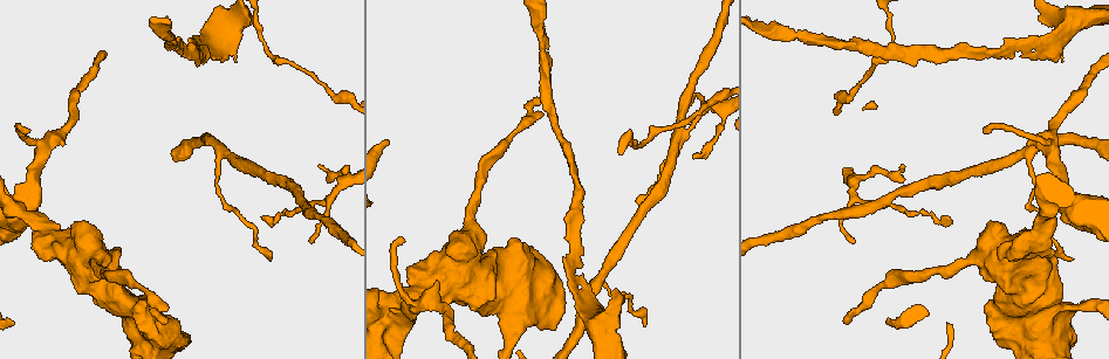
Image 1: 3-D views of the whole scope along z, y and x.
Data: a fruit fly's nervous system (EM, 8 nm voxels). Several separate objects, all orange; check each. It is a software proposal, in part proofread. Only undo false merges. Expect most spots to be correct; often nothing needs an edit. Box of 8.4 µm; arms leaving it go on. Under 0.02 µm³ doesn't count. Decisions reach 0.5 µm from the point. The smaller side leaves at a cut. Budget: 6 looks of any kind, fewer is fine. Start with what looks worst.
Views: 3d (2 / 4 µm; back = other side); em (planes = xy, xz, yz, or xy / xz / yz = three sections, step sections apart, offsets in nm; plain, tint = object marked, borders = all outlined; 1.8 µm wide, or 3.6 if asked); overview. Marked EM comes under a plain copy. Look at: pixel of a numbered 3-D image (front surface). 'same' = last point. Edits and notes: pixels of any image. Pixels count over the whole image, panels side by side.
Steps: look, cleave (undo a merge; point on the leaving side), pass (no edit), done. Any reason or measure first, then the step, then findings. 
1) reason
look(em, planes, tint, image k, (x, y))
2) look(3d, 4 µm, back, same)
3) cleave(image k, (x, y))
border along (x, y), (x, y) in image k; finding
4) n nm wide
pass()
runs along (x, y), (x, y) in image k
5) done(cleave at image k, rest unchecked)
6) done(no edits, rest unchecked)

narrows sharply
look(3d, 2 µm, back, image 1, (876, 205))

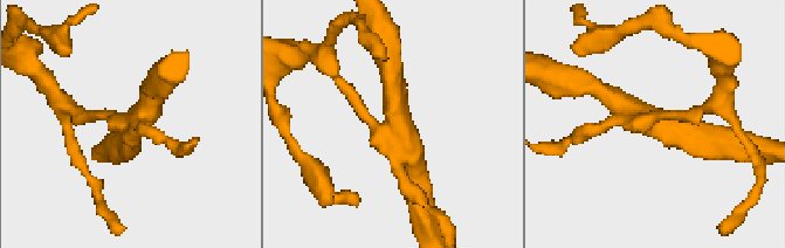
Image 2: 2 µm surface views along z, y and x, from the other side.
look(em, planes, tint, image 2, (650, 122))

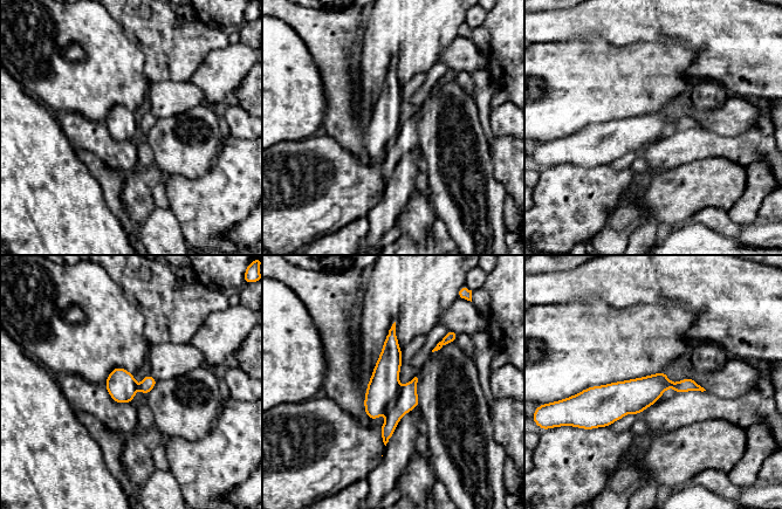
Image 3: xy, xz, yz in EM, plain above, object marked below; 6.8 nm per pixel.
cleave(image 3, (407, 399))
the part that leaves runs along (413, 383), (385, 439) in image 3; two neurons meet here

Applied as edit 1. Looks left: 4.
see it whole again
look(overview)

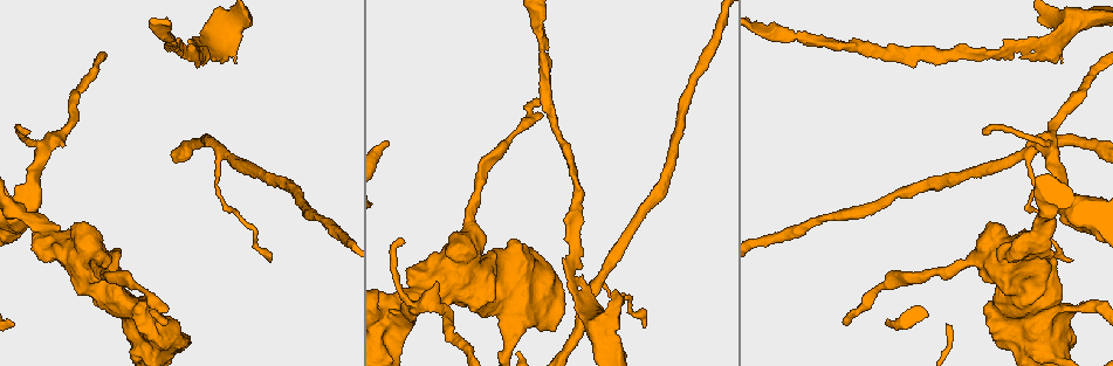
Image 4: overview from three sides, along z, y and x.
sharp bend
look(3d, 4 µm, image 4, (14, 207))

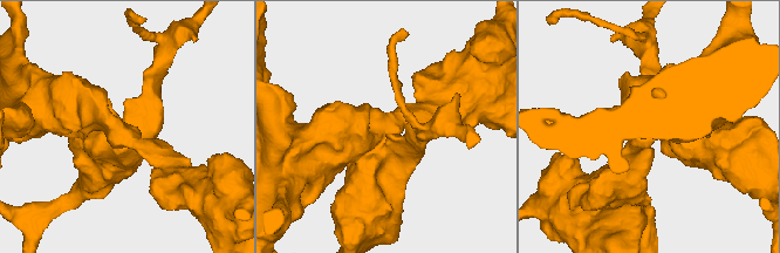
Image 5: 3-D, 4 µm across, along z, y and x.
now the EM
look(em, planes, tint, image 5, (386, 148))

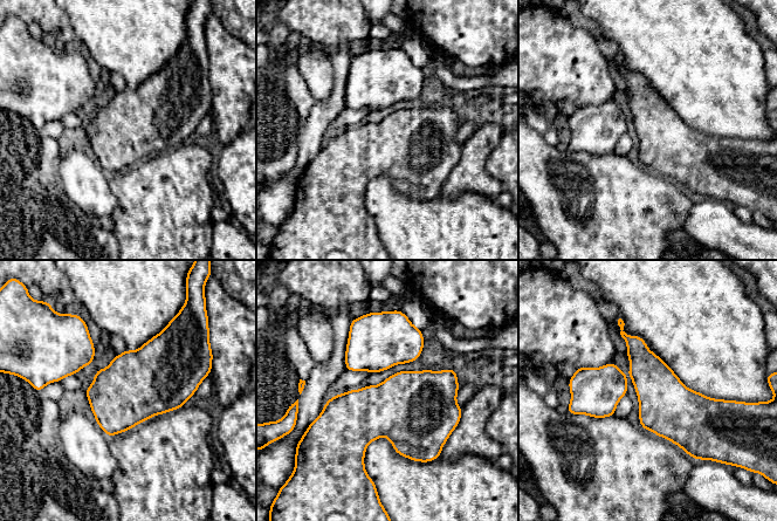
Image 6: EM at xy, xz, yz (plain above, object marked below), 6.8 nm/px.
pass()
continuous, no second neuron

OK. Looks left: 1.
calibre changes
look(em, 3.6 µm, planes, tint, image 4, (529, 280))

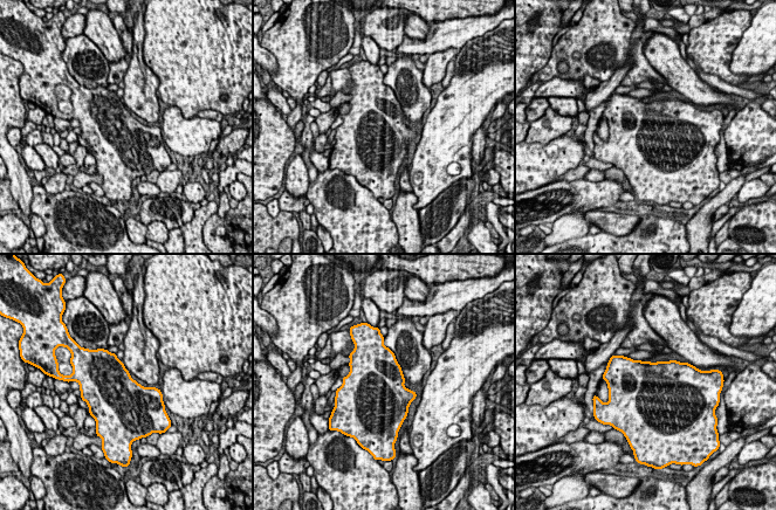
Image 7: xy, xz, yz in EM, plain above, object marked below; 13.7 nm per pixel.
700 nm wide
pass()
continuous, no second neuron

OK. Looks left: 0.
done(cleave at image 3, rest unchecked)

